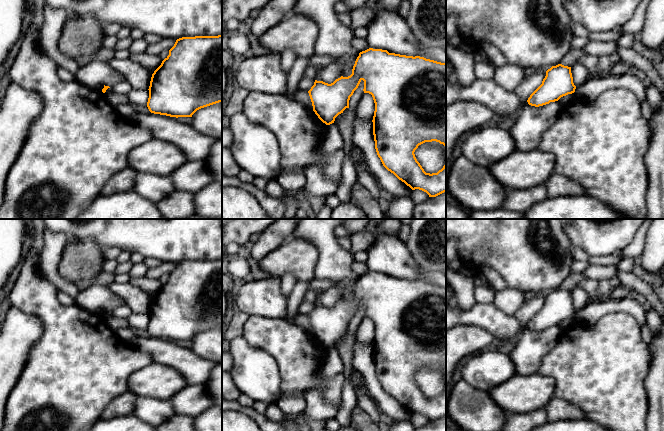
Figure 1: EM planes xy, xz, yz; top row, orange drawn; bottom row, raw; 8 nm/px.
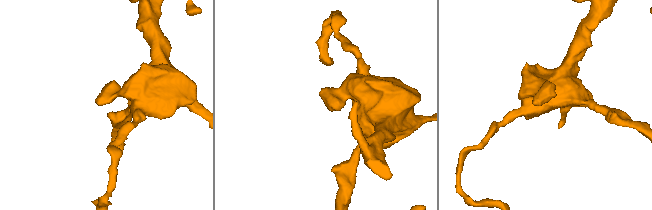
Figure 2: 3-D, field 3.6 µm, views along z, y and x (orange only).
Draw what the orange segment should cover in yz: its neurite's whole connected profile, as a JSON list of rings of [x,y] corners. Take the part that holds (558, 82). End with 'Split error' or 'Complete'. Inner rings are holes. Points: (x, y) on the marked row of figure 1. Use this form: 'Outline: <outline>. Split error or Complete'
Outline: [[[558,64],[546,71],[542,84],[530,95],[527,102],[531,106],[543,106],[574,93],[575,89],[571,67]]]. Complete

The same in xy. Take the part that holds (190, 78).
Outline: [[[222,35],[182,37],[154,71],[147,107],[151,113],[192,117],[199,109],[222,102]]]. Complete

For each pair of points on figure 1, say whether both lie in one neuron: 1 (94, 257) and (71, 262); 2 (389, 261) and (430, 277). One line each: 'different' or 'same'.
1: same
2: same

